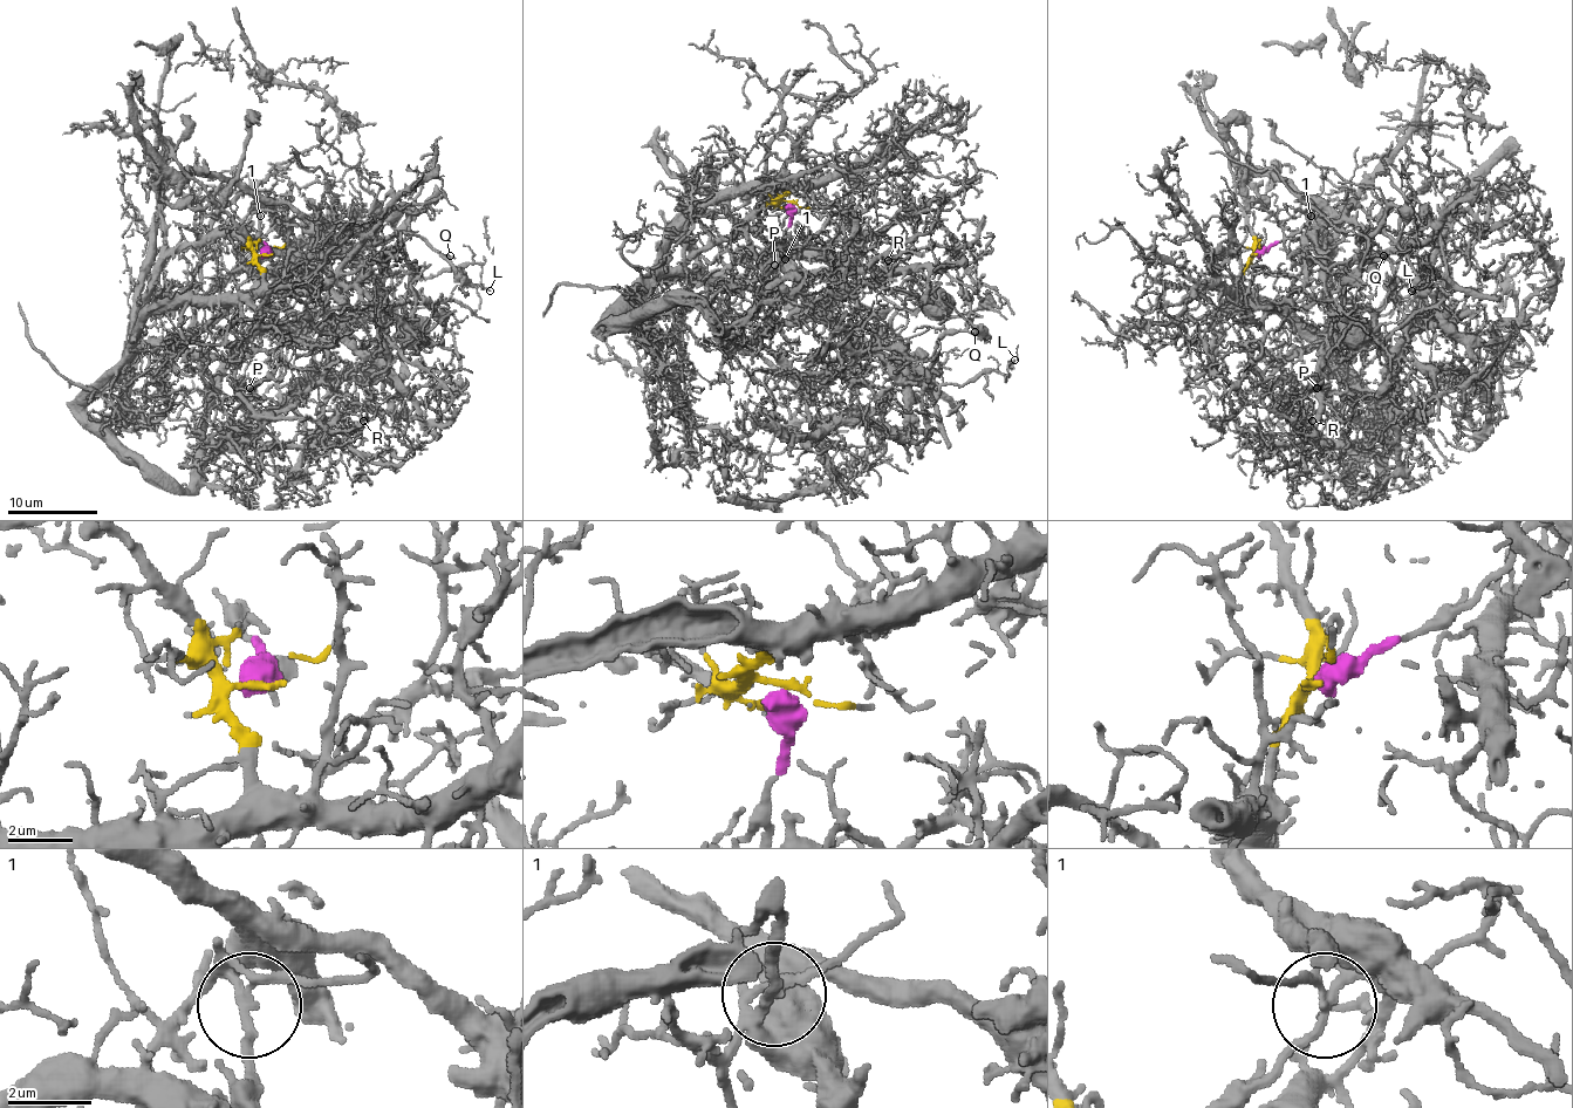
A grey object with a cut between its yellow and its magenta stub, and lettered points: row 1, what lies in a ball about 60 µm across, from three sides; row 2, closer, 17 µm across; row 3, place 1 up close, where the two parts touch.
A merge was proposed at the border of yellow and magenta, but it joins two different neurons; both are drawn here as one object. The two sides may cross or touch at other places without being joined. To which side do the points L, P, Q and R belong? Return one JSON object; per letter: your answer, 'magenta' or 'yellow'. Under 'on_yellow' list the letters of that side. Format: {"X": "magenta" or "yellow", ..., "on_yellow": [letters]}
{"L": "magenta", "P": "yellow", "Q": "magenta", "R": "yellow", "on_yellow": ["P", "R"]}

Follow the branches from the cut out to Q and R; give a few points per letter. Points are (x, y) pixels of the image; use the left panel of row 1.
Q: (266, 255), (258, 207), (266, 204), (289, 204), (307, 219), (356, 228), (375, 239), (415, 233), (449, 255)
R: (266, 255), (248, 295), (148, 319), (116, 437), (185, 490), (221, 451), (309, 446), (351, 404), (363, 419)

